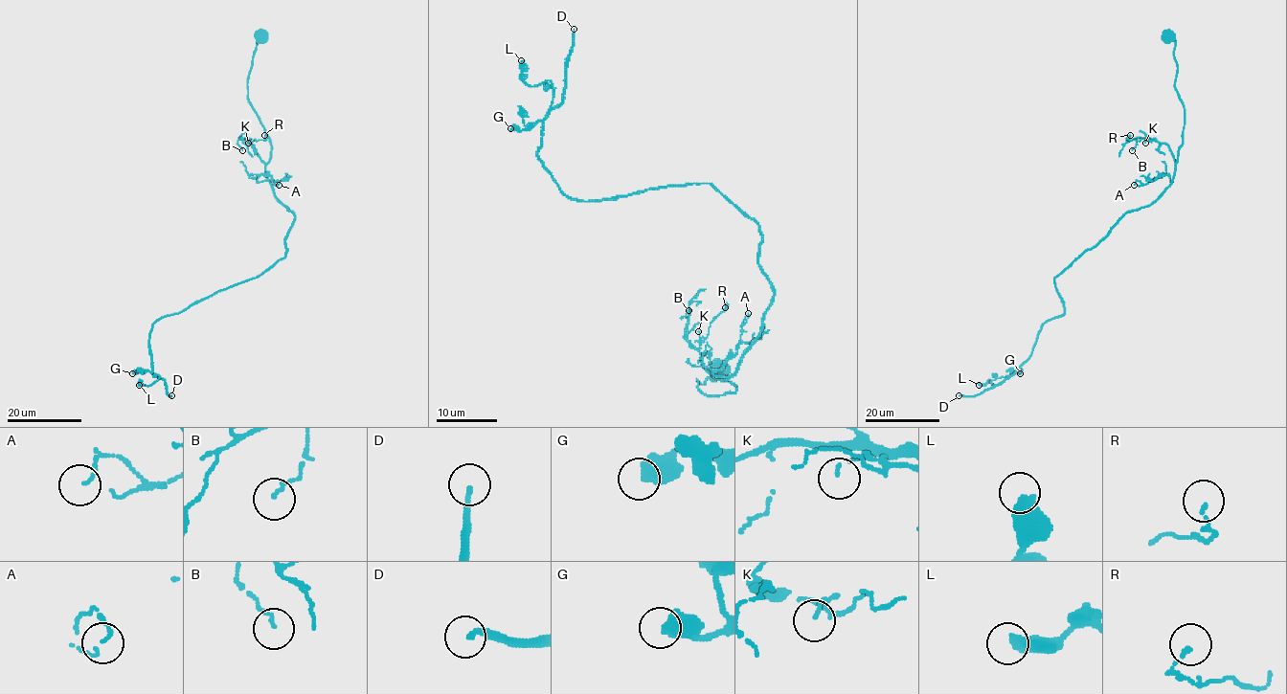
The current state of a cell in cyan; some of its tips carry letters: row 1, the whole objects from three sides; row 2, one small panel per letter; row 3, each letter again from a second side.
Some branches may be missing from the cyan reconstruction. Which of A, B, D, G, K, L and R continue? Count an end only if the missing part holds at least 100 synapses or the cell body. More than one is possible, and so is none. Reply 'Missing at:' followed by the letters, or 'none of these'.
Missing at: D

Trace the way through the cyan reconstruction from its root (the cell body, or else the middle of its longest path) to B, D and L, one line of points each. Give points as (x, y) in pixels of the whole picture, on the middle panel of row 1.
B: (722, 370), (696, 380), (698, 388), (706, 395), (735, 391), (688, 339), (681, 318), (688, 310)
D: (722, 370), (698, 388), (735, 391), (774, 297), (760, 227), (709, 183), (560, 190), (537, 150), (574, 29)
L: (722, 370), (698, 388), (735, 391), (774, 297), (760, 227), (709, 183), (569, 198), (521, 60)

